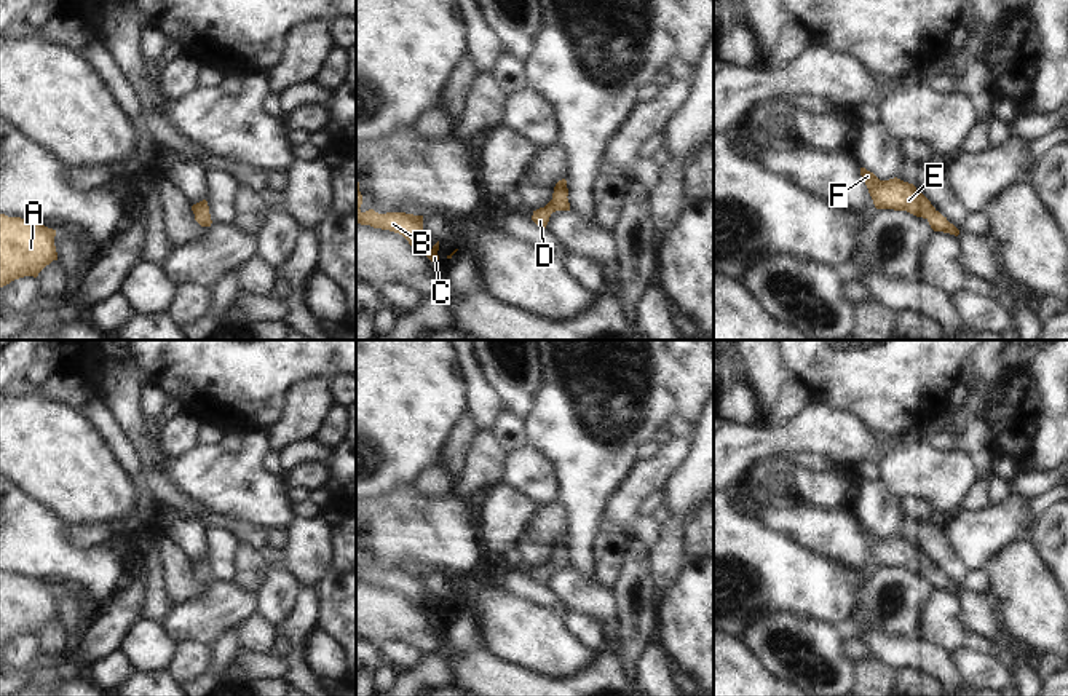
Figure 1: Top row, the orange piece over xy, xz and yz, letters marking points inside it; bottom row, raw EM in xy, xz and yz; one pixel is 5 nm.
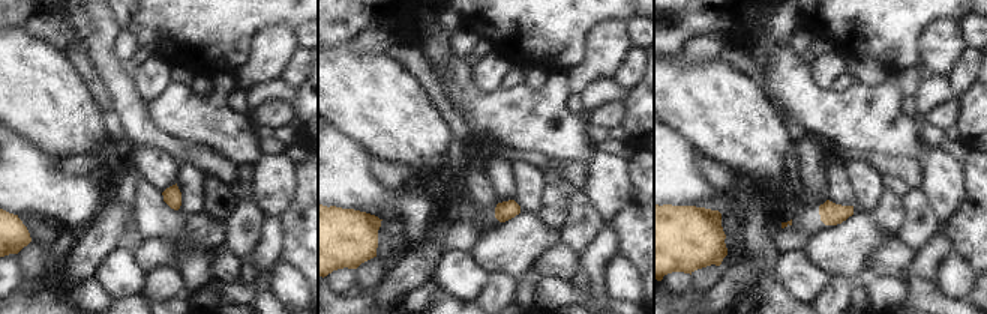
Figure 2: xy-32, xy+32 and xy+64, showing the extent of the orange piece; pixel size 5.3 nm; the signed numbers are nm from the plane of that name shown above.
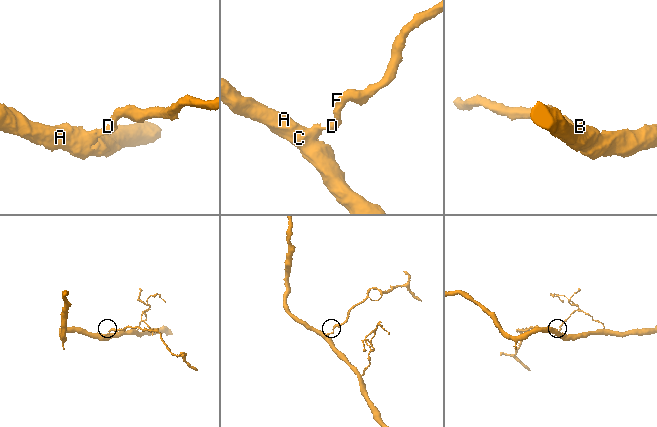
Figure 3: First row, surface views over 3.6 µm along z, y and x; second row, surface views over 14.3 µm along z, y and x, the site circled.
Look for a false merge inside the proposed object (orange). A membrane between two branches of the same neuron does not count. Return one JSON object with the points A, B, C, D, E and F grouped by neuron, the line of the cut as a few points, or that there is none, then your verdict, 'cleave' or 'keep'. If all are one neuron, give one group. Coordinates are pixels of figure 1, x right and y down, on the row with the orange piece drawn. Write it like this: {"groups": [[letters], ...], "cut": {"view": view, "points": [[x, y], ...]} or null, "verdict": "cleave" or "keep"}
{"groups": [["A", "B", "C", "D", "E", "F"]], "cut": null, "verdict": "keep"}

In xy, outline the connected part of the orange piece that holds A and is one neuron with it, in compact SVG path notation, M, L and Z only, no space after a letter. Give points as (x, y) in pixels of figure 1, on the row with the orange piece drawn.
M0 214L0 287L38 273L57 260L56 230Z

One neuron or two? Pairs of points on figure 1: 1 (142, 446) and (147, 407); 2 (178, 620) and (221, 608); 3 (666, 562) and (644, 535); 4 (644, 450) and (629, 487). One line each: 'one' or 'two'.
1: two
2: one
3: two
4: two

